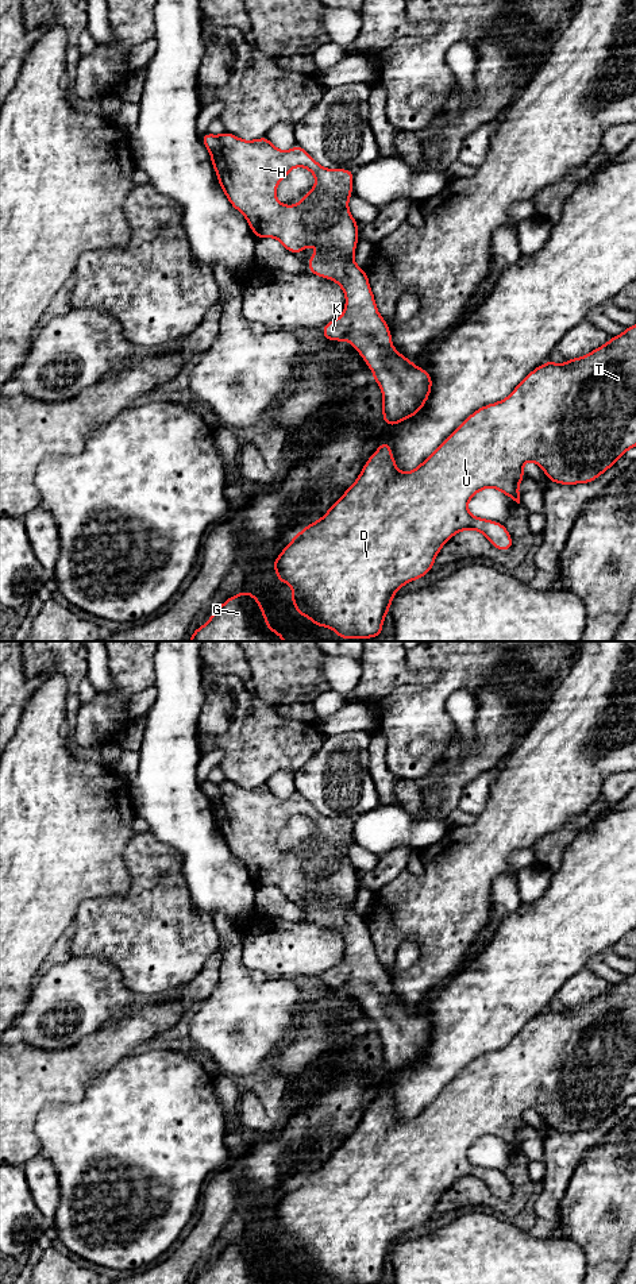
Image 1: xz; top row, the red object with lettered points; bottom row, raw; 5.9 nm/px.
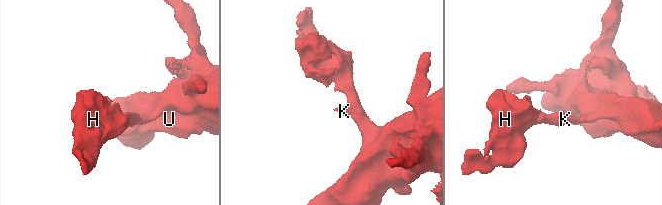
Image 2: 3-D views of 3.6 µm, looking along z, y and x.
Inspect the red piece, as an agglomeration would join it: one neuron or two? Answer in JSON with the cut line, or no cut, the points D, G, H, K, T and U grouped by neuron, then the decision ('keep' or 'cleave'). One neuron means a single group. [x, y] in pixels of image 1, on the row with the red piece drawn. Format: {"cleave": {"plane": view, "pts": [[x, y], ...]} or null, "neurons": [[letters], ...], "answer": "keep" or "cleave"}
{"cleave": null, "neurons": [["D", "G", "H", "K", "T", "U"]], "answer": "keep"}

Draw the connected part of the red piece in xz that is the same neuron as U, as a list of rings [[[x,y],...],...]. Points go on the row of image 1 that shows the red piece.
[[[636,324],[627,327],[625,332],[610,336],[610,340],[597,347],[585,356],[568,359],[566,363],[552,363],[550,359],[532,370],[505,398],[494,404],[485,405],[471,413],[423,463],[415,470],[400,473],[394,462],[390,444],[383,440],[378,450],[367,459],[356,481],[347,487],[344,494],[327,510],[317,521],[307,525],[301,532],[292,537],[289,545],[284,548],[277,560],[270,566],[277,571],[277,582],[288,583],[293,587],[289,595],[298,616],[308,617],[315,626],[334,629],[340,639],[373,639],[382,635],[385,616],[389,613],[394,593],[404,585],[427,575],[435,566],[435,558],[442,547],[458,532],[473,529],[485,535],[490,544],[500,551],[512,550],[513,541],[509,531],[498,521],[485,520],[473,516],[469,501],[486,487],[497,489],[506,497],[520,504],[519,483],[525,478],[523,464],[535,462],[539,464],[550,482],[560,485],[590,483],[614,466],[616,460],[636,447]]]

